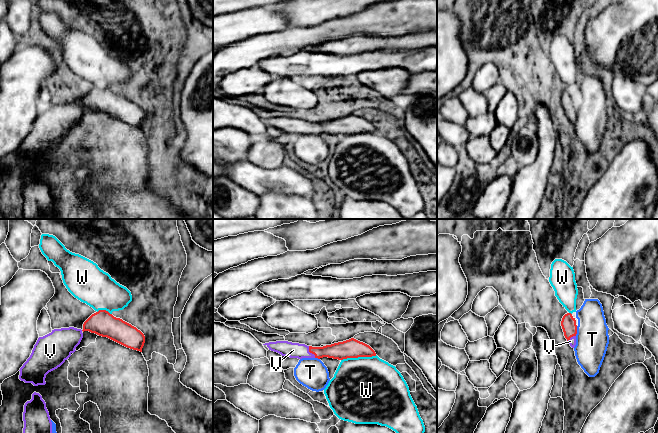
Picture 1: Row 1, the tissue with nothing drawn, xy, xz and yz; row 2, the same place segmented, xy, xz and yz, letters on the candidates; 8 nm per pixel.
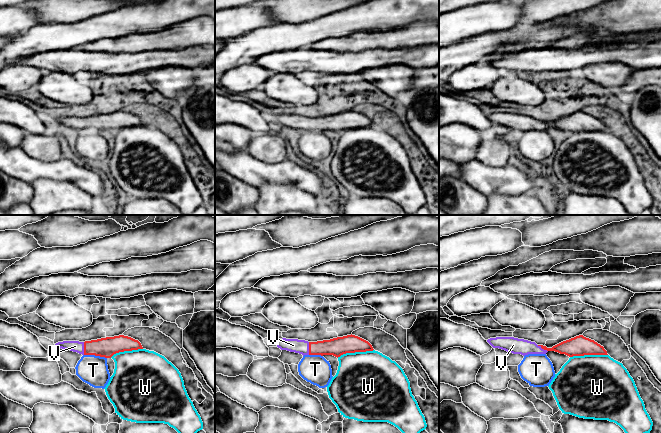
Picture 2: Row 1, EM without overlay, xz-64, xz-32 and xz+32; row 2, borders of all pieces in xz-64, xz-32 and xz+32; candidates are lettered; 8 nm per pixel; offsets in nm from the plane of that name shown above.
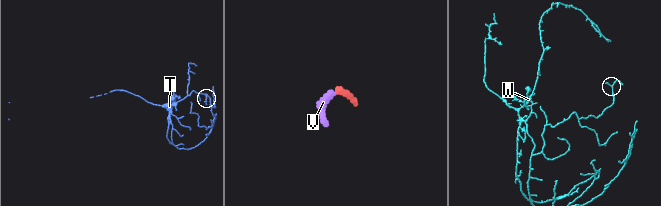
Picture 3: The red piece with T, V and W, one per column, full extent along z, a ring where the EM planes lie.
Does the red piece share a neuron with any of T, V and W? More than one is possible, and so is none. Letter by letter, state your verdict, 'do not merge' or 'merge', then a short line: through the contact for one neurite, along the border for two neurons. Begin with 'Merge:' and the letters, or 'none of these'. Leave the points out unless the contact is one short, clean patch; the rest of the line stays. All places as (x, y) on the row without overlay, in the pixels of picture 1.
Merge: V
T: do not merge
V: merge; line xz (341, 126), (310, 128), (293, 126)
W: do not merge

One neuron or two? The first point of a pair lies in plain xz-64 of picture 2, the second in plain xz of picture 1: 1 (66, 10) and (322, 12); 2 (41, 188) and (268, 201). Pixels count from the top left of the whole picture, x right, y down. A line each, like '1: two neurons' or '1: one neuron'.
1: one neuron
2: one neuron

